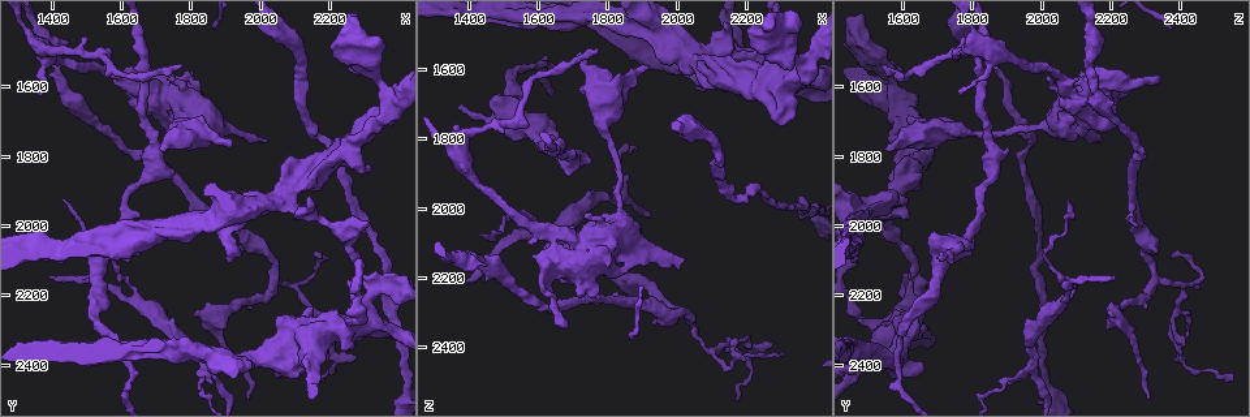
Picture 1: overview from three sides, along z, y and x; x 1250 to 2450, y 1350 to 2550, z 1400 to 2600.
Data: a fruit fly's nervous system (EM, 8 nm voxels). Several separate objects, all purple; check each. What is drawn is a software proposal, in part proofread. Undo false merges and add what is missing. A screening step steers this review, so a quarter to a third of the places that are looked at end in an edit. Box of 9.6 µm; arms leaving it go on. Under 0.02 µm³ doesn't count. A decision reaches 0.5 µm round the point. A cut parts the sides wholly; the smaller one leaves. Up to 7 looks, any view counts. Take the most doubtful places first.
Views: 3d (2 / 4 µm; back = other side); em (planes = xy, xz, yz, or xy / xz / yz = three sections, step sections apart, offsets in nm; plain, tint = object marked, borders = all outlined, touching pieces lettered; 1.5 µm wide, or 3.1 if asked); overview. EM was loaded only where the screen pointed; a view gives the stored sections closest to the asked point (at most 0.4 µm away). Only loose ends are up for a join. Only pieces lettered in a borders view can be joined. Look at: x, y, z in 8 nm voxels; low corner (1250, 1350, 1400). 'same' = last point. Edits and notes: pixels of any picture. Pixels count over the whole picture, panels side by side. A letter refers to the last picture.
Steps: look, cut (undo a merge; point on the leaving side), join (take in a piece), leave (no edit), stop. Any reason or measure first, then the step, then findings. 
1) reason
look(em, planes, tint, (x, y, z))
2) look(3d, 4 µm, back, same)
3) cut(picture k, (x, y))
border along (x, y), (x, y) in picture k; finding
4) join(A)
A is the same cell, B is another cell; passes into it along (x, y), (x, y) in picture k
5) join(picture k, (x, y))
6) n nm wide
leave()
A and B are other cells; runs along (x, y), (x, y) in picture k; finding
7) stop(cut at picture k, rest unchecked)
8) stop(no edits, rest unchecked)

free end
look(em, planes, borders, (2010, 1760, 2150))

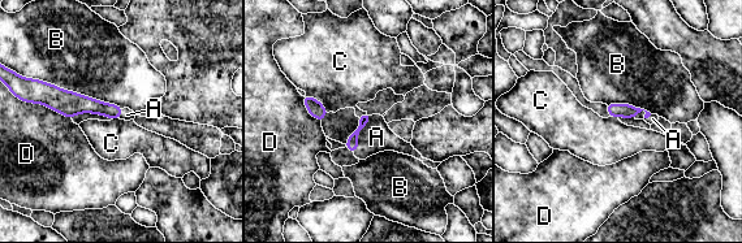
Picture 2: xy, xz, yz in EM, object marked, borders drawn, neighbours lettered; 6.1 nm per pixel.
join(A)
A is the same cell, B, C and D are other cells; passes into it along (352, 143), (358, 134), (376, 137) in picture 2; it goes on there

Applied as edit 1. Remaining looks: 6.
free end
look(3d, 4 µm, (1720, 1790, 1550))

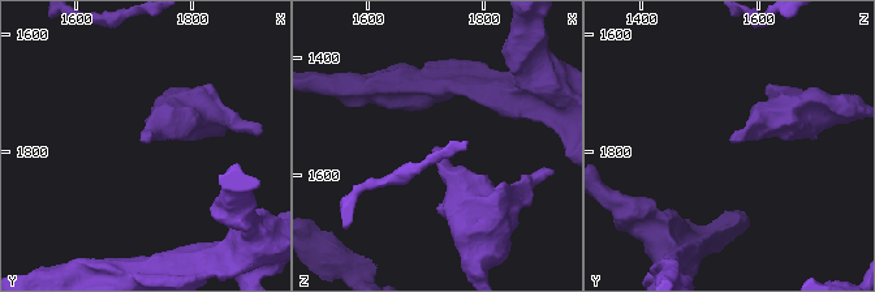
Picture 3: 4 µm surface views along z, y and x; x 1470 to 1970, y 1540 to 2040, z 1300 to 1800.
now the EM
look(em, xy, step 8, plain, (1715, 1785, 1555))

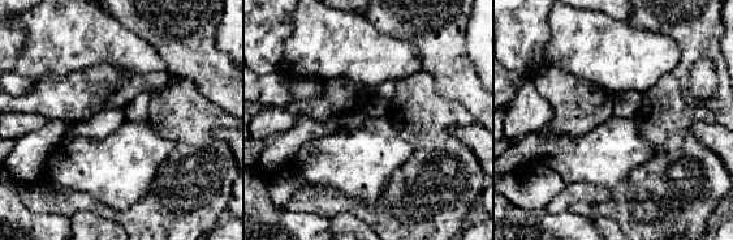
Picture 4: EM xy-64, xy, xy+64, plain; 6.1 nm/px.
see the neighbours
look(em, xy, step 8, borders, same)

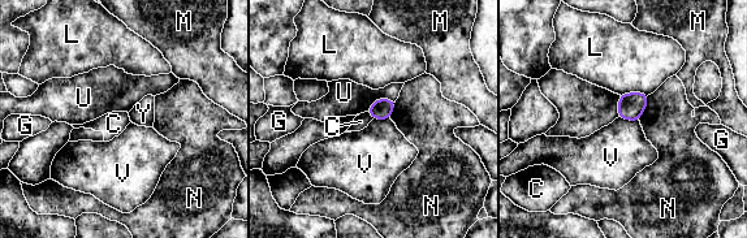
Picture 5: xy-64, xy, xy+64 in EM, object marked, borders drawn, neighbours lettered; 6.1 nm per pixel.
leave()
C, G, L, M, N, U, V and Y are other cells; border along (367, 111), (374, 117) in picture 5; no lettered piece goes on from it

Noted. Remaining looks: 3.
branch stops here
look(3d, 2 µm, (1400, 2140, 2210))

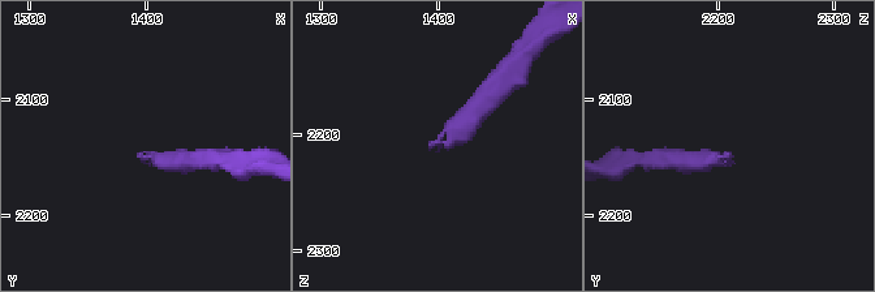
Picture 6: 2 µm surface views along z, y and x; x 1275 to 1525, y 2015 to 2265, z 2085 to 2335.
look(em, planes, borders, (1396, 2146, 2208))

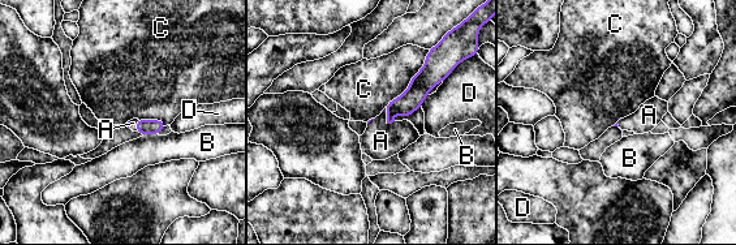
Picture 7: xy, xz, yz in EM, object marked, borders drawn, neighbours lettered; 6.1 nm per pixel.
join(A)
A is the same cell, B, C and D are other cells; passes into it along (412, 99), (387, 117), (381, 141) in picture 7; the neuron continues

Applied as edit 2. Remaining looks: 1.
stop(join at picture 2, join at picture 7, rest unchecked)

